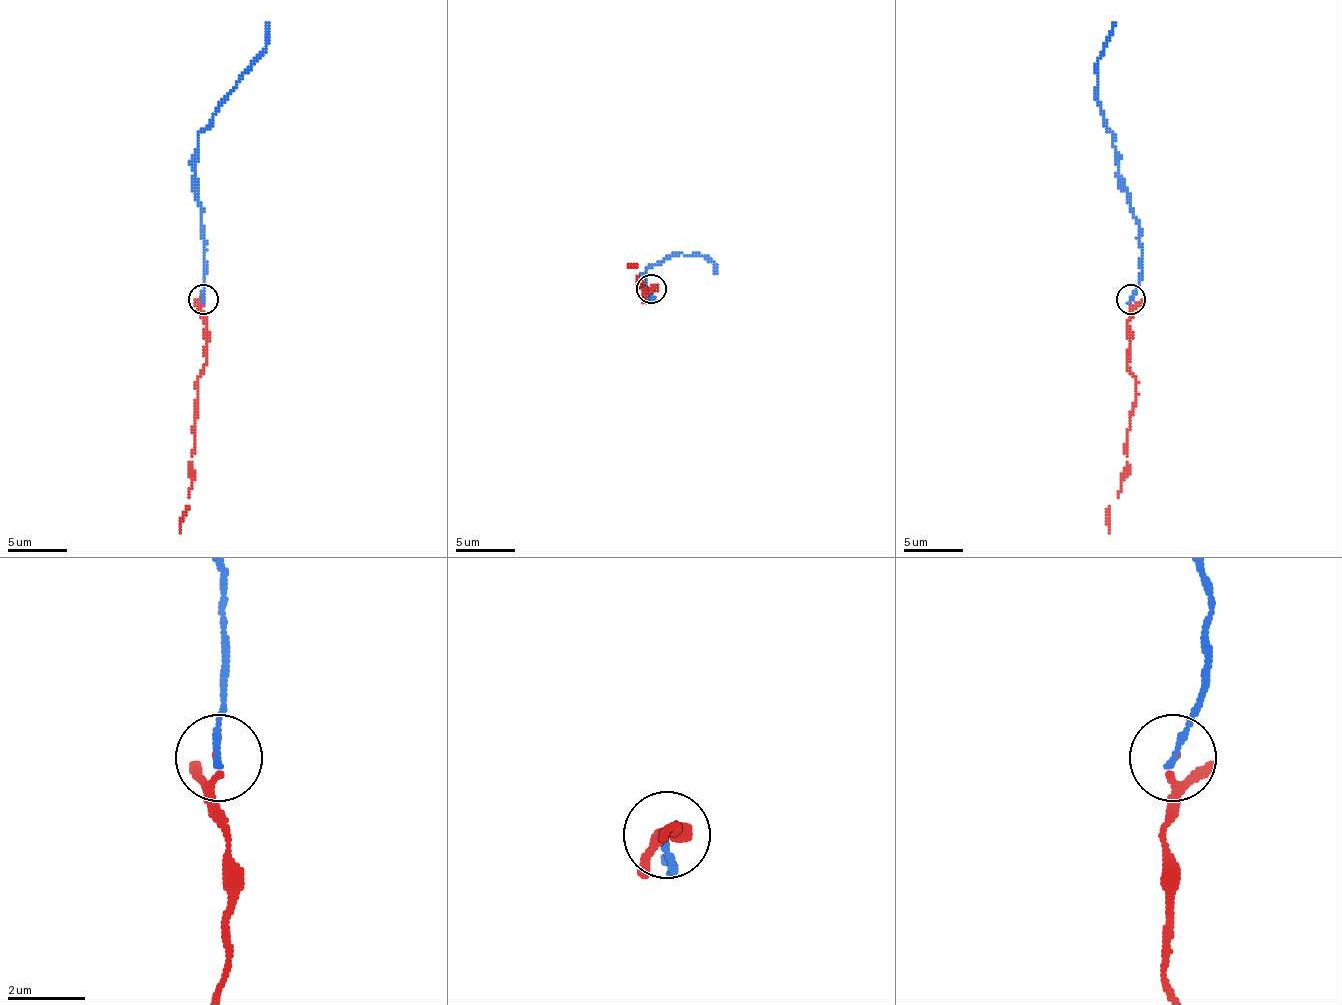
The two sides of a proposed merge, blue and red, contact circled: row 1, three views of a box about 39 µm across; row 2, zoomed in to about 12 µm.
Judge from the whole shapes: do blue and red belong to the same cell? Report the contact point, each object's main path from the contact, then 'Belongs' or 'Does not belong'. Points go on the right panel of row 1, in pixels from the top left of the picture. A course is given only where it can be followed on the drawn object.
Place: (1131, 299). Course of blue: (1130, 300), (1142, 270), (1142, 244), (1112, 134), (1094, 87), (1097, 58), (1115, 22). Course of red: (1133, 300), (1127, 370), (1136, 379), (1136, 403), (1127, 432), (1127, 474), (1109, 506), (1109, 533). Belongs

